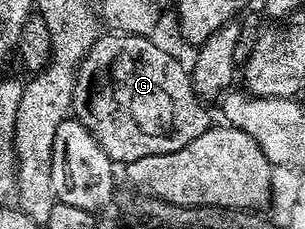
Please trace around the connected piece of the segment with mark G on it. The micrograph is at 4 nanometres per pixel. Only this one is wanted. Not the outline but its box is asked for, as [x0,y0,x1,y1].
[73,34,212,165]

